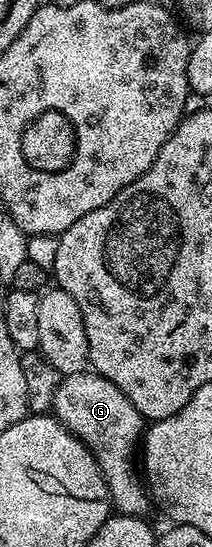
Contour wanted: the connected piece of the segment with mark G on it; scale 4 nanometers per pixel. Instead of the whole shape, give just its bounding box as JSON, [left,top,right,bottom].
[51,372,151,515]

